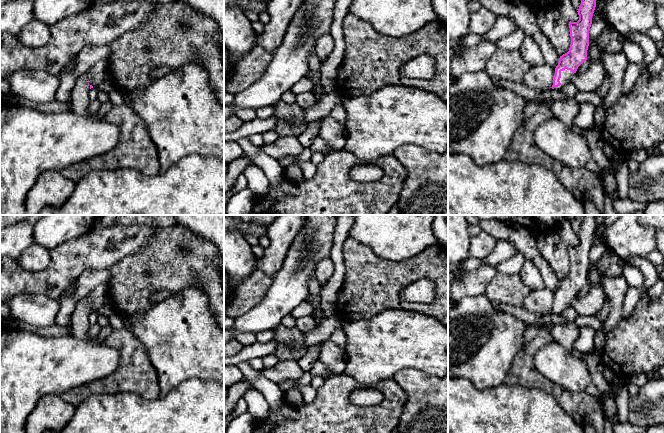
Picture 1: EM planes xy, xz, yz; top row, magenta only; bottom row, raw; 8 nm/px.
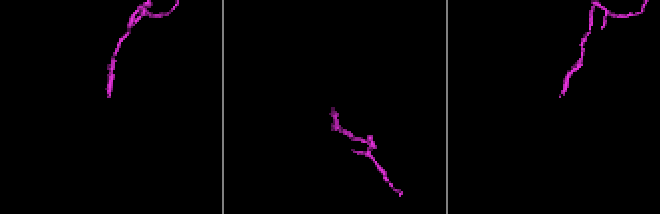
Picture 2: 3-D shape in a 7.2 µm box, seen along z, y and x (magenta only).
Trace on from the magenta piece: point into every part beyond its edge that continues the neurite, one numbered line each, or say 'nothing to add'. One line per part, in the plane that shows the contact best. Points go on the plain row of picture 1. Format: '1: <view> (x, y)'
1: yz (566, 298)

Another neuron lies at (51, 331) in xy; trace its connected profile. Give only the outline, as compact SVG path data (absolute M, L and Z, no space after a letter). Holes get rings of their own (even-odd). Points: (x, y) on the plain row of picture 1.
M19 322L15 328L23 330L23 331L37 333L39 335L43 335L47 337L59 337L59 336L65 336L65 335L72 335L71 326L72 326L72 323L68 327L61 327L55 324L48 327L37 328L30 324Z

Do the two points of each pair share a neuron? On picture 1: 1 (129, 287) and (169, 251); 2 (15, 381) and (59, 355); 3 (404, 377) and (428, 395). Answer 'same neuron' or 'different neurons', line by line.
1: same neuron
2: same neuron
3: same neuron

